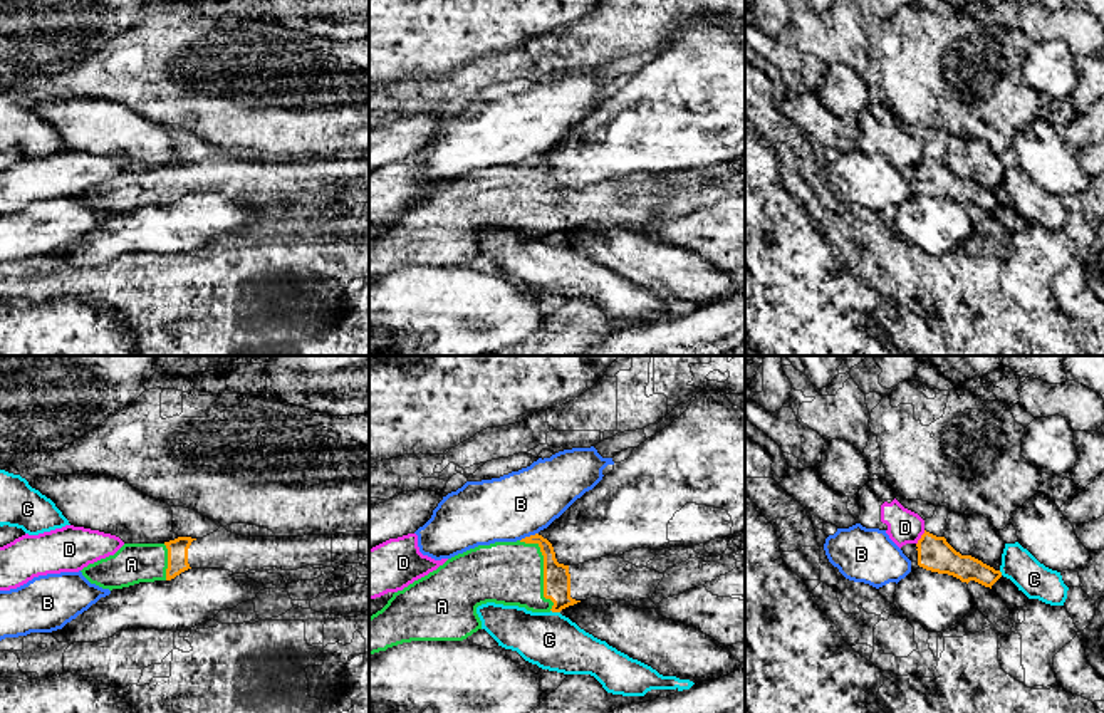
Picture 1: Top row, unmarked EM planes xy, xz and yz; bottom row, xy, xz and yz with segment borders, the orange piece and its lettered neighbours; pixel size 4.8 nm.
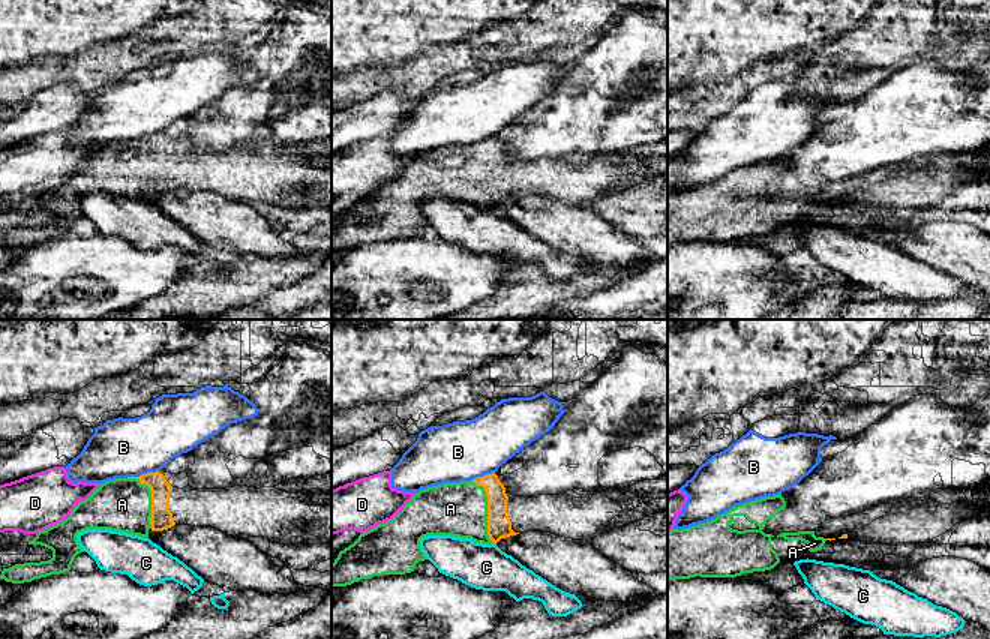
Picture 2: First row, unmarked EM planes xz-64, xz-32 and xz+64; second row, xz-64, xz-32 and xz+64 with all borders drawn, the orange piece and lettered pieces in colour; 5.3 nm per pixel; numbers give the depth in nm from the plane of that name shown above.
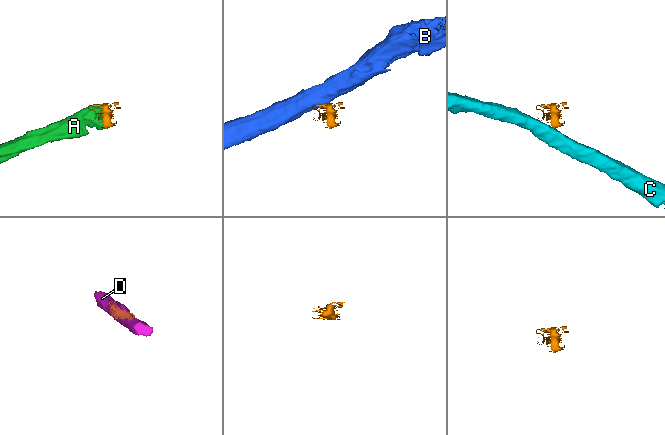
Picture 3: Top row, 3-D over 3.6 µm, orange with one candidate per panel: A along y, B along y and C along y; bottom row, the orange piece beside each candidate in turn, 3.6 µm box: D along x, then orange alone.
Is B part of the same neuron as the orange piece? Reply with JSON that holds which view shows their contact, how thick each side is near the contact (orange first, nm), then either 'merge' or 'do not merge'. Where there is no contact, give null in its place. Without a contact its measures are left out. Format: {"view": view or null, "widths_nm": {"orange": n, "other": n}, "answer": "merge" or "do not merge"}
{"view": "xz", "widths_nm": {"orange": 130, "other": 320}, "answer": "do not merge"}

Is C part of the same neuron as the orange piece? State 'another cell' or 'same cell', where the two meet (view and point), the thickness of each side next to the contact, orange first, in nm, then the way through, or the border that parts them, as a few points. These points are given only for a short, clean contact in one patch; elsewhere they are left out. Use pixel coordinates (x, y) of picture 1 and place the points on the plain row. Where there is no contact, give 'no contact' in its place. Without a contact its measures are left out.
another cell | xz (556, 235) | 130/280 nm | along xz (551, 234), (559, 237)

